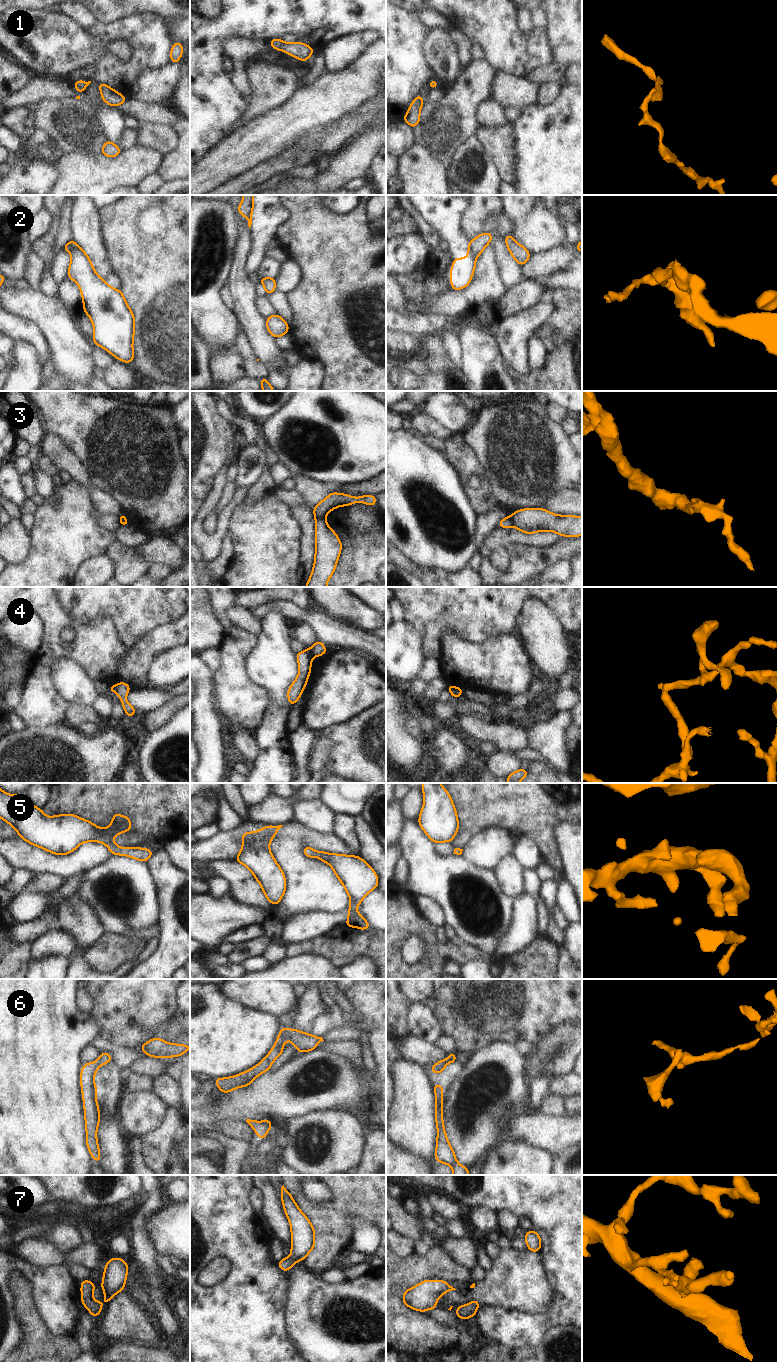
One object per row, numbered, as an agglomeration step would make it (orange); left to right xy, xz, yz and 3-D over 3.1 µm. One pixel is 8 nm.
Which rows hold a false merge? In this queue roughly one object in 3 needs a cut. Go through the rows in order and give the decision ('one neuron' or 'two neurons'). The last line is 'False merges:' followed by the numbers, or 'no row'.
1: one neuron
2: two neurons
3: two neurons
4: two neurons
5: one neuron
6: one neuron
7: one neuron
False merges: 2, 3, 4

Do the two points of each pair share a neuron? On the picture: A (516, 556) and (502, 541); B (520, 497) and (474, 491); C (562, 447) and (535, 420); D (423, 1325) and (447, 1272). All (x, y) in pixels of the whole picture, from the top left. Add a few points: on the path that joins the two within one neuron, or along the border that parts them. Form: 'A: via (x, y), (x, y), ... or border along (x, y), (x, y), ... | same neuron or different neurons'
A: border along (530, 546), (508, 544), (505, 547) | different neurons
B: border along (484, 472), (492, 494), (497, 501) | different neurons
C: via (555, 440), (542, 427) | same neuron
D: via (401, 1308), (398, 1290), (416, 1272), (425, 1272) | same neuron

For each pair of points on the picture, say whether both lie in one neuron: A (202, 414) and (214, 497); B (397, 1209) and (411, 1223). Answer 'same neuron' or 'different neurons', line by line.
A: different neurons
B: same neuron

